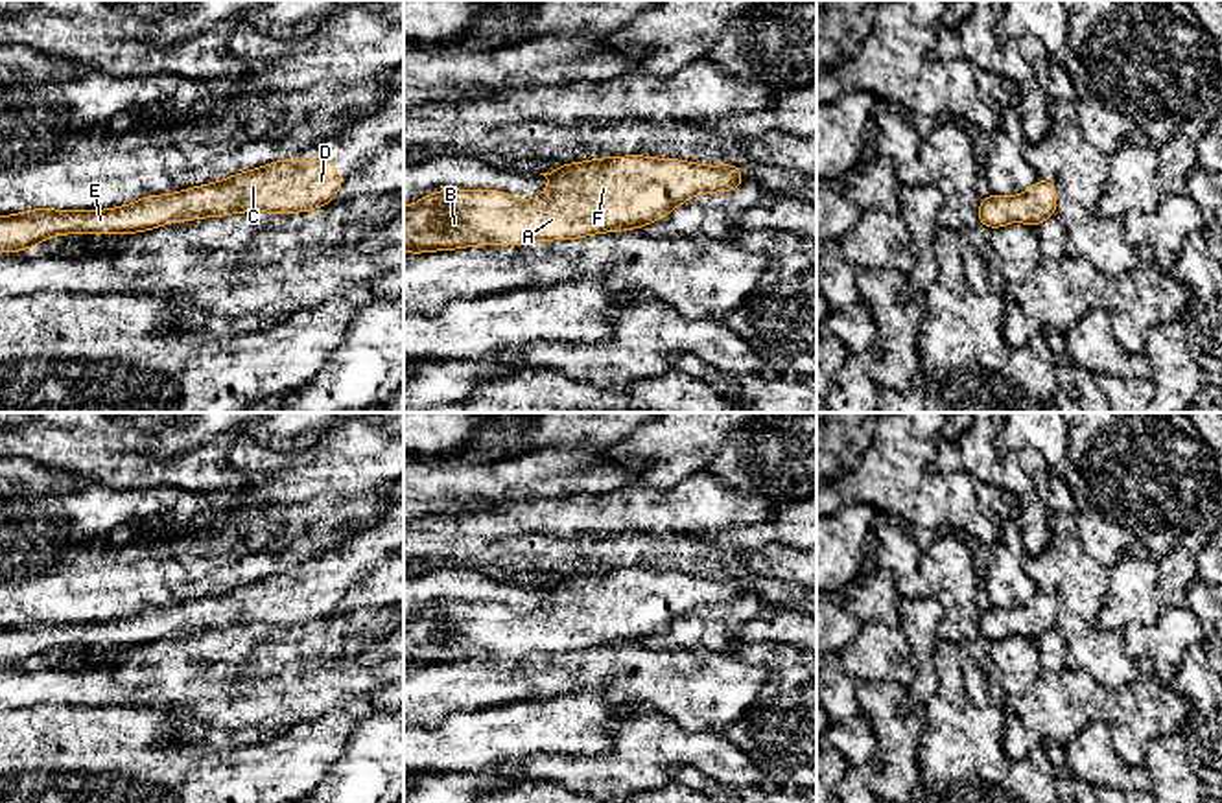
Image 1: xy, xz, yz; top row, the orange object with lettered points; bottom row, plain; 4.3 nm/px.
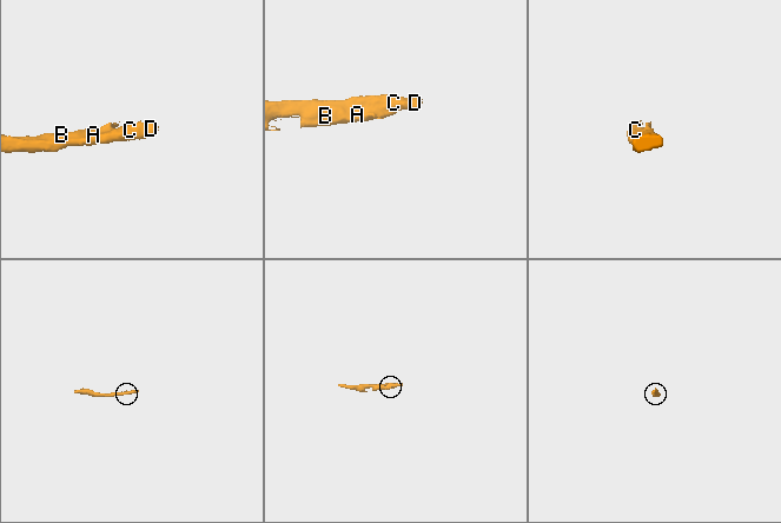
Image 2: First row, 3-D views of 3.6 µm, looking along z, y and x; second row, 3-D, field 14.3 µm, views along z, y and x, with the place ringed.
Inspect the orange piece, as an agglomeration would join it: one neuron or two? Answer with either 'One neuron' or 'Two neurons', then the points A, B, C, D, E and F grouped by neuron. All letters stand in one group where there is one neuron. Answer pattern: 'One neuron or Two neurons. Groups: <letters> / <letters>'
One neuron. Groups: A B C D E F

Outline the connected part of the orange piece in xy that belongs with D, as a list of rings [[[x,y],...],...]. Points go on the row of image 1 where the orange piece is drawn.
[[[284,158],[219,182],[170,195],[146,195],[111,210],[26,210],[0,215],[0,252],[28,250],[61,234],[133,234],[173,221],[240,212],[310,212],[332,203],[343,180],[328,160]]]

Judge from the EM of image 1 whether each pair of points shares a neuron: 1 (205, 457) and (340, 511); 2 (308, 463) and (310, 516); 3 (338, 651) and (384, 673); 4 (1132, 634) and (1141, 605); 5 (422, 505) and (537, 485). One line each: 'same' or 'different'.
1: different
2: different
3: same
4: different
5: different

